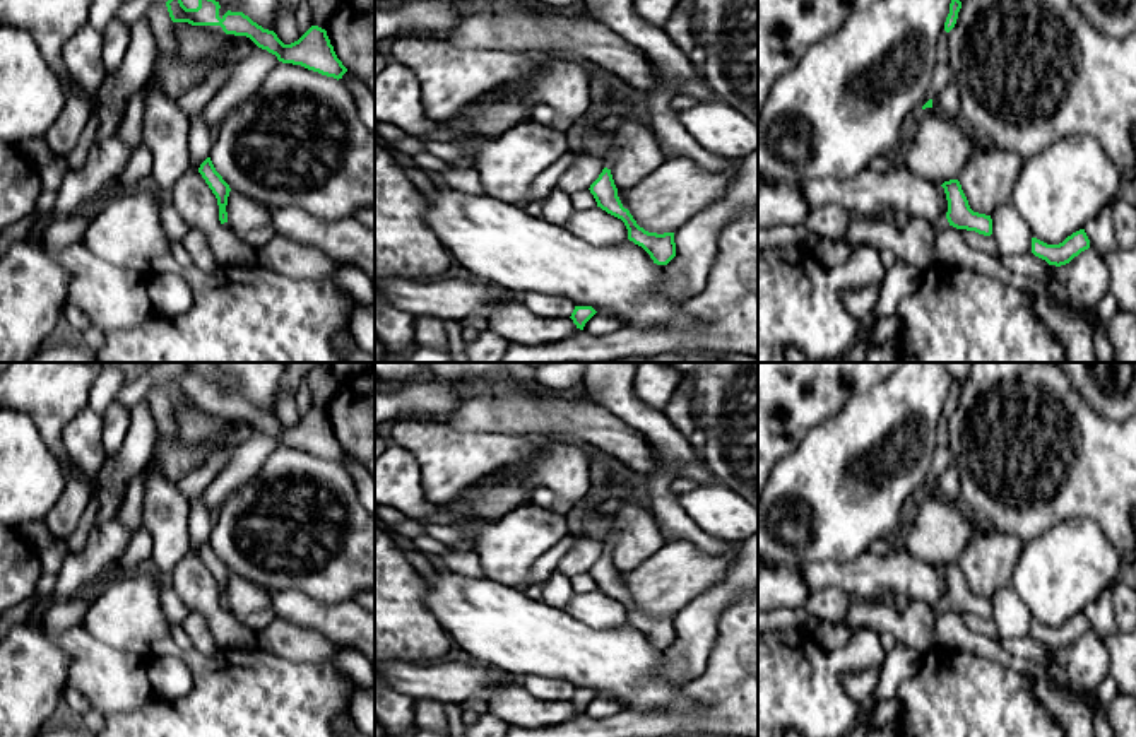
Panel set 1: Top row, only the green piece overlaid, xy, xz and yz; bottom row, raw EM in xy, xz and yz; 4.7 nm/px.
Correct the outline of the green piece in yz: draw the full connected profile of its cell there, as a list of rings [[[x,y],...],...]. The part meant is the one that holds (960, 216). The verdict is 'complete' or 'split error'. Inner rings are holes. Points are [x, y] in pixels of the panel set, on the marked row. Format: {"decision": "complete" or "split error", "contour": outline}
{"decision": "split error", "contour": [[[950,180],[941,185],[948,200],[948,212],[943,219],[934,222],[934,231],[941,233],[948,226],[956,229],[975,231],[984,236],[992,234],[992,219],[991,215],[973,212],[968,205],[968,200],[961,190],[958,180]]]}

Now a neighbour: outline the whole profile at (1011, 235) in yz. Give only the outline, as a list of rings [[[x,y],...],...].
[[[1011,202],[1003,203],[992,214],[992,238],[1001,255],[1018,256],[1032,253],[1032,231],[1018,215]]]

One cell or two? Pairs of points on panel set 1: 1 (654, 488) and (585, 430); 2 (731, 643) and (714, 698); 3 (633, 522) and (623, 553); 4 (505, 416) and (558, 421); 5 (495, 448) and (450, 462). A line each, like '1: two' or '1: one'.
1: two
2: one
3: one
4: one
5: one

